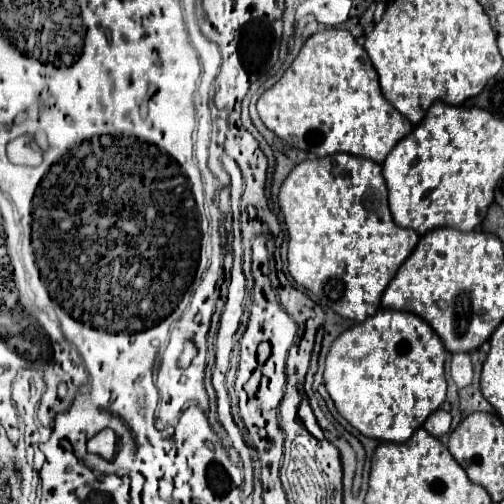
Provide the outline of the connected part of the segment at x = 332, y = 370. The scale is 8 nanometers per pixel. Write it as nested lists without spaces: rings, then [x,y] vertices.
[[[380,309],[376,315],[368,317],[364,323],[354,325],[338,335],[326,355],[324,367],[324,385],[330,393],[338,413],[362,435],[404,443],[430,413],[440,409],[446,397],[446,379],[444,379],[444,355],[446,349],[434,329],[414,313]]]

